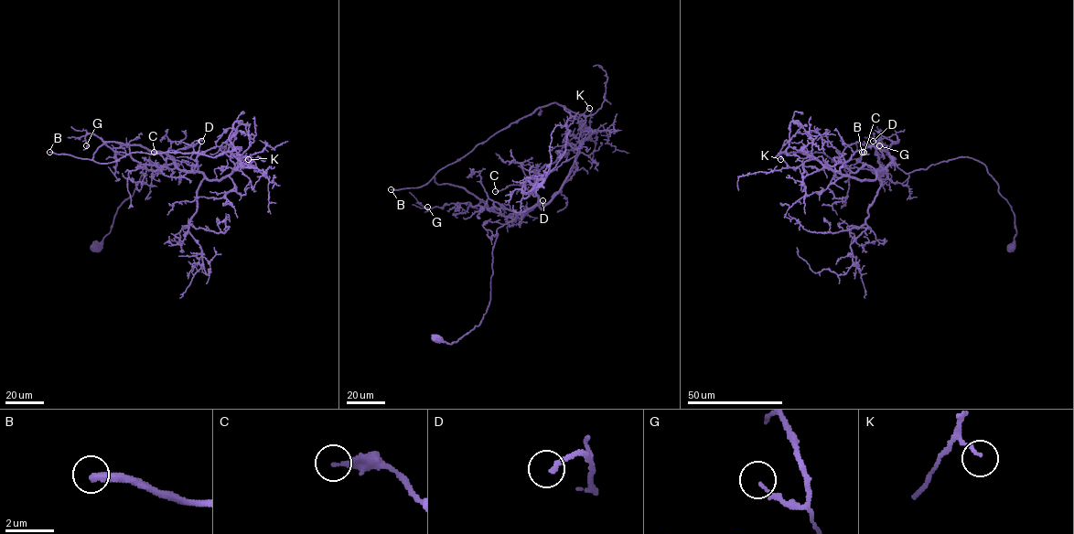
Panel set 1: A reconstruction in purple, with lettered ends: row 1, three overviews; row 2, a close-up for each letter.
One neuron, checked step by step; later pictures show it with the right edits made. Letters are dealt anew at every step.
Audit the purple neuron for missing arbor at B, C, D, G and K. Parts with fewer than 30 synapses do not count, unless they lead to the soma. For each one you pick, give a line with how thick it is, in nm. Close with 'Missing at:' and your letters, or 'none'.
B: 320 nm
Missing at: B

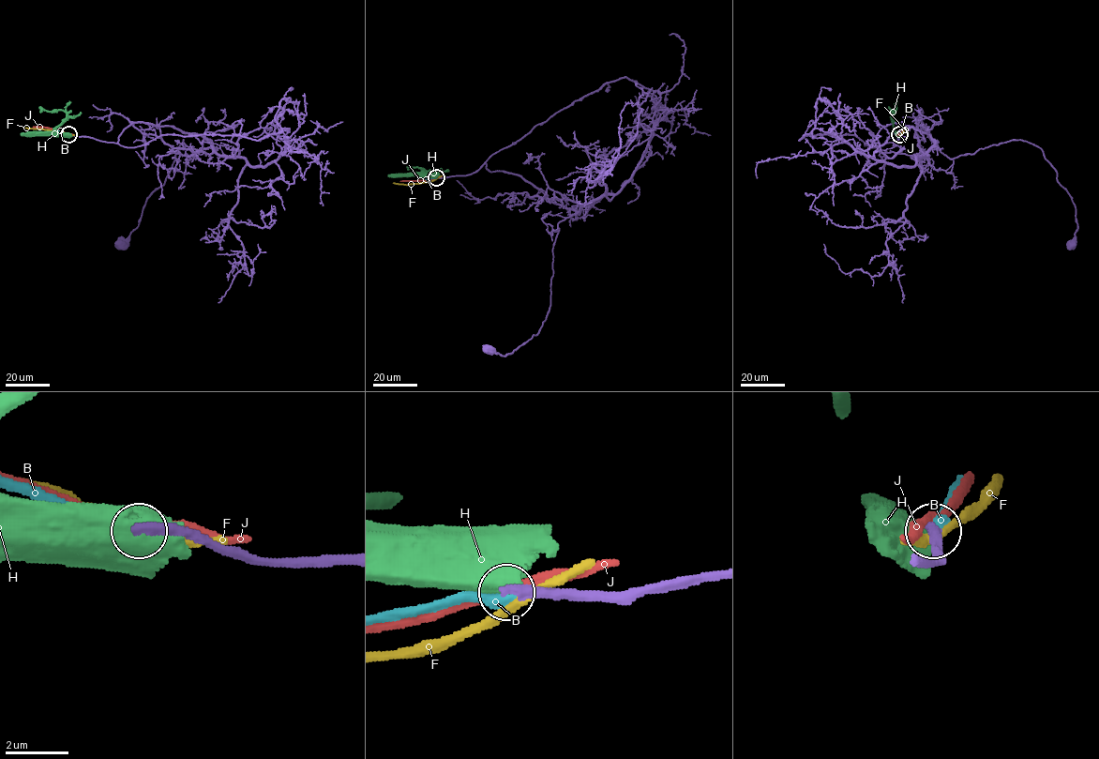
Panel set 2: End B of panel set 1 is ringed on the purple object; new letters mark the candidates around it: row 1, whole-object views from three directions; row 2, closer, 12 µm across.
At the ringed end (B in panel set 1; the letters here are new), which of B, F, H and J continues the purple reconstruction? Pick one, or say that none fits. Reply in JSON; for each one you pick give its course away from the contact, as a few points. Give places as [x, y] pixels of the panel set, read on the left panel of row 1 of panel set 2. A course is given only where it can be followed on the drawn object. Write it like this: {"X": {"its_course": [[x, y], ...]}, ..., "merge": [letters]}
{"merge": ["B"]}

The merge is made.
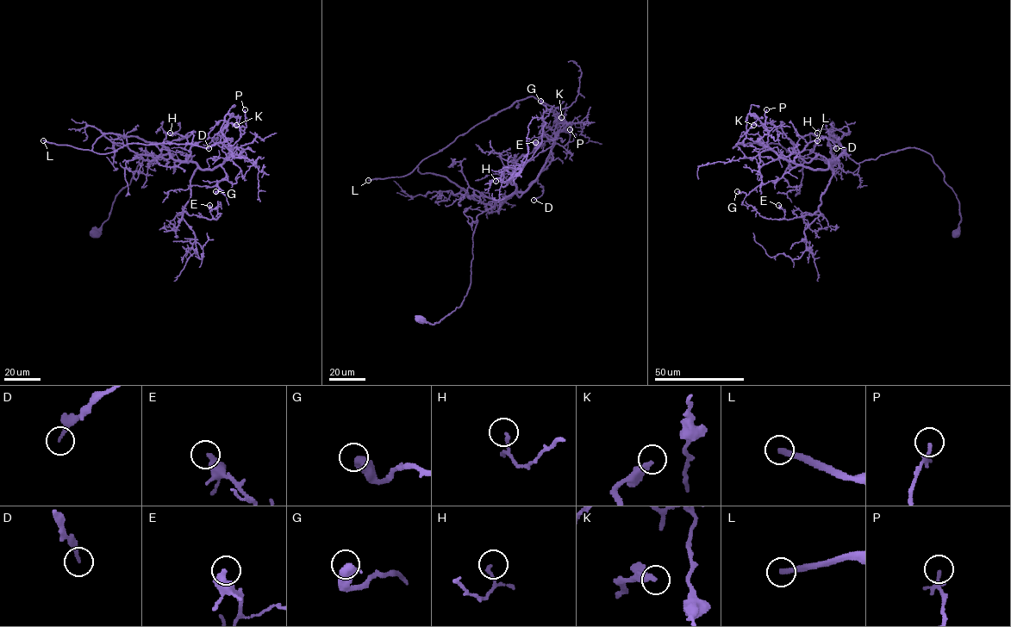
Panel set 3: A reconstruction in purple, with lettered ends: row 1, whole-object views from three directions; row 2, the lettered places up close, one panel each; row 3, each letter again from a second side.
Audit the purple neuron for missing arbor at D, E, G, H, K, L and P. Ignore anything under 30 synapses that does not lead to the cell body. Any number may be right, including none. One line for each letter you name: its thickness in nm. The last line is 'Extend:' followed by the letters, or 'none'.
L: Thickness 280 nm
Extend: L

